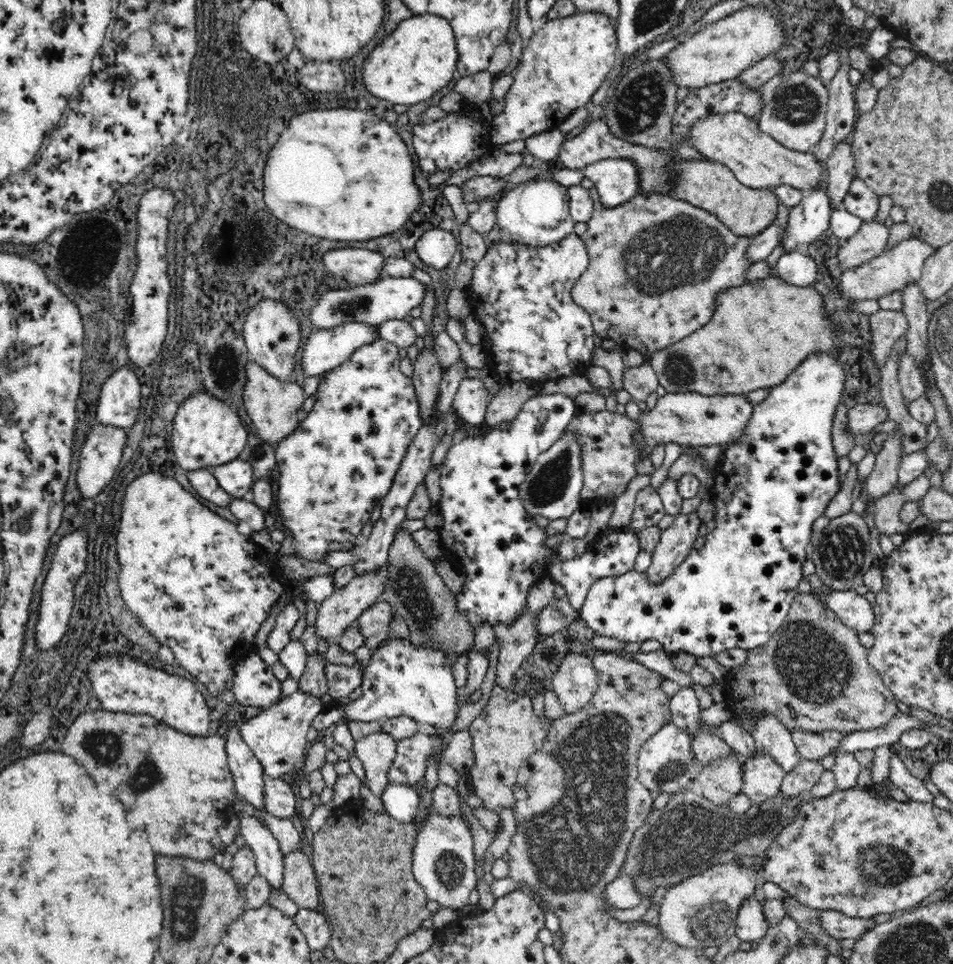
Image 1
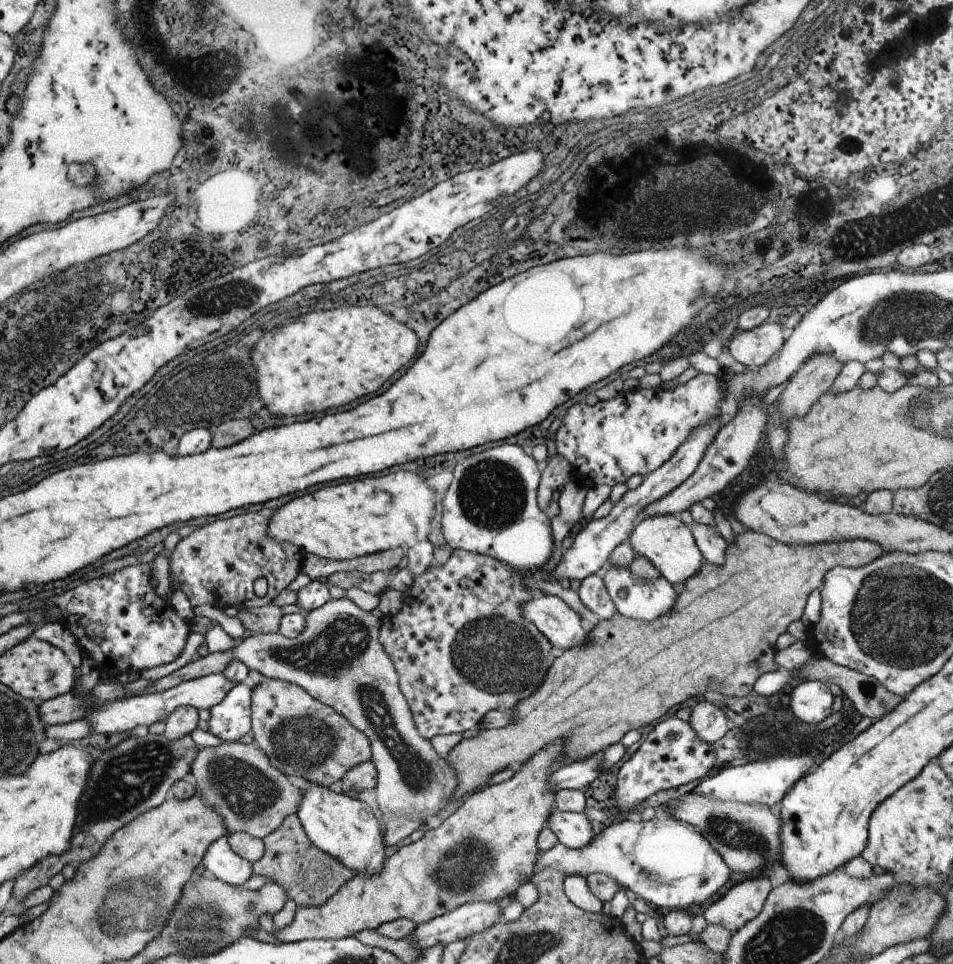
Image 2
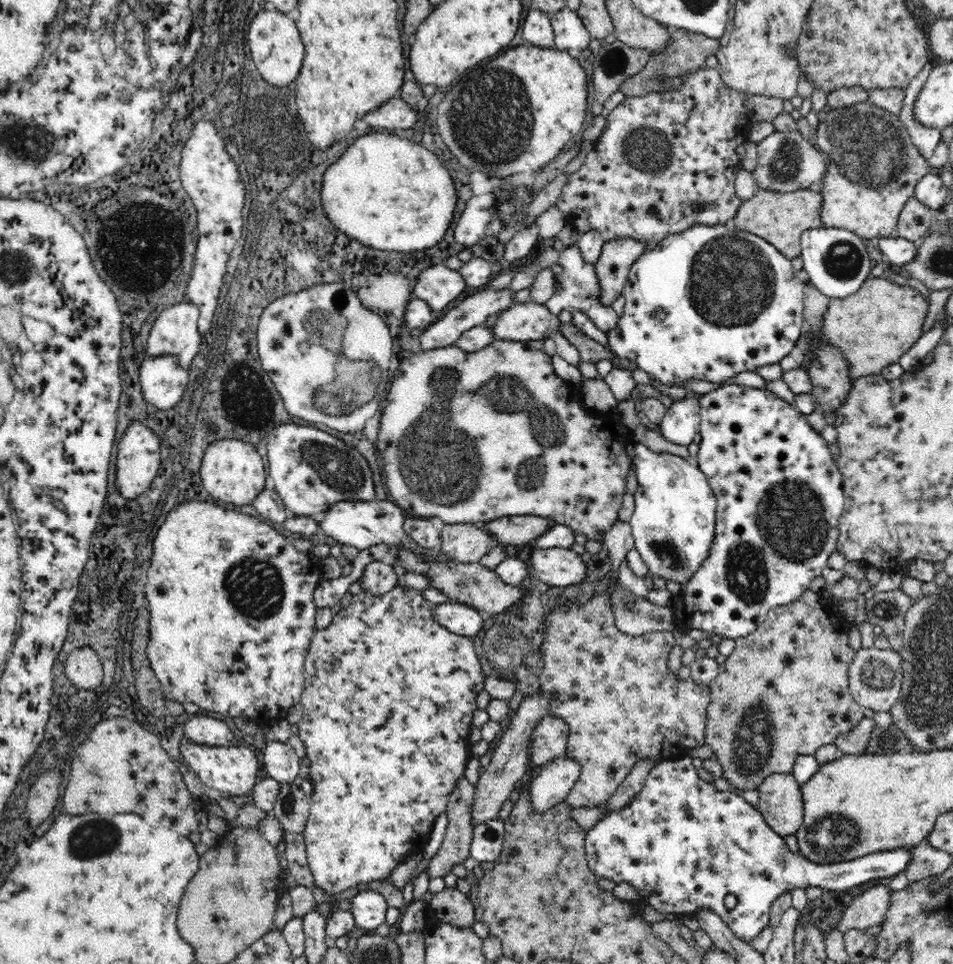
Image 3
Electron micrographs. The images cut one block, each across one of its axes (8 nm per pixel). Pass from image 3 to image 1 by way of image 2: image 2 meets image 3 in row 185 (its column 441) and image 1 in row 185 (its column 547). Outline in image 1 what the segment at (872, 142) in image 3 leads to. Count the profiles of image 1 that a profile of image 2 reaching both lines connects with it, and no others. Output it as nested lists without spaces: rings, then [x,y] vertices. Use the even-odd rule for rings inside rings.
[[[742,112],[710,114],[706,118],[698,118],[698,122],[694,122],[688,130],[688,142],[702,156],[704,162],[724,164],[726,168],[734,172],[740,184],[754,188],[754,190],[794,186],[806,192],[816,186],[822,186],[820,184],[822,162],[818,162],[814,154],[788,150],[776,138],[760,130],[760,122],[756,122],[754,118],[748,118]]]

